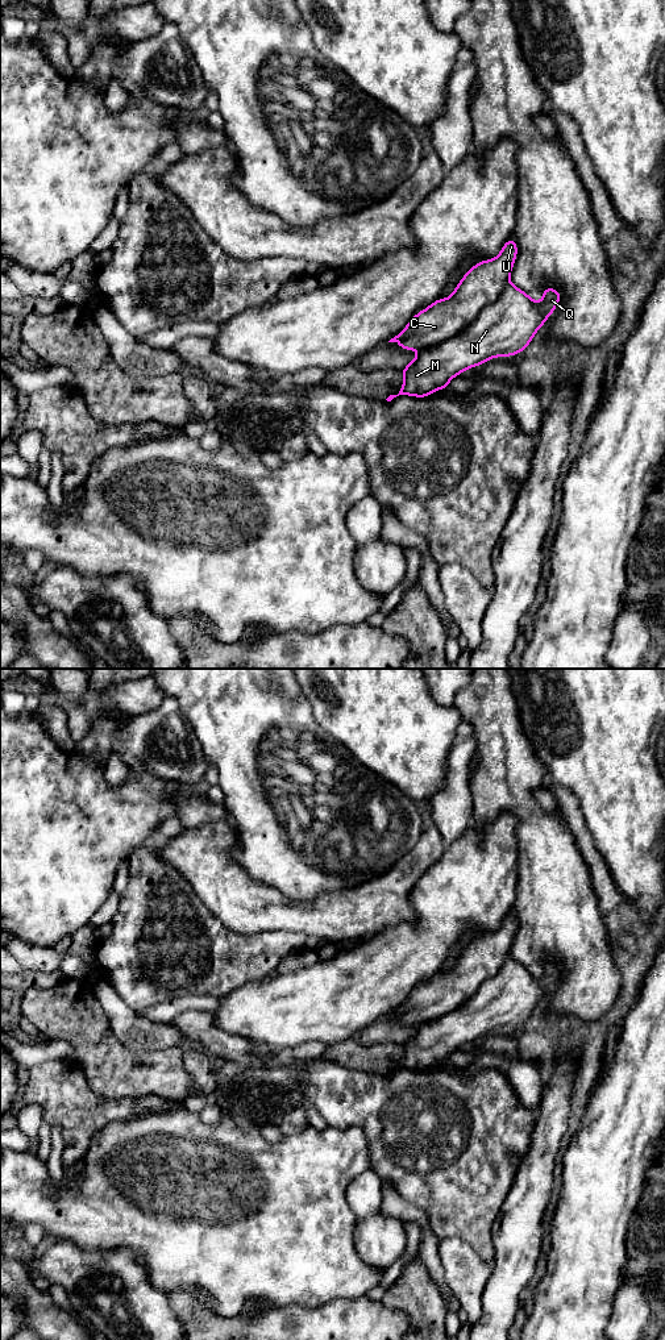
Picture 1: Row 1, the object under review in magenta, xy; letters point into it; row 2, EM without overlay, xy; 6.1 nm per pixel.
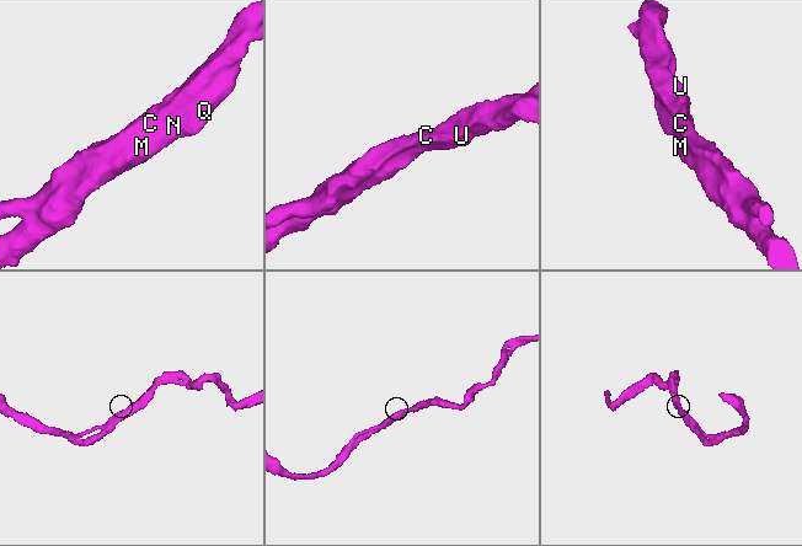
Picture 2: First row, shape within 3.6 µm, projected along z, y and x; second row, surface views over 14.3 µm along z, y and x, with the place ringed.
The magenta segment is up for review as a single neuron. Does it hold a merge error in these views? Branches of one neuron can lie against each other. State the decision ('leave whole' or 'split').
leave whole

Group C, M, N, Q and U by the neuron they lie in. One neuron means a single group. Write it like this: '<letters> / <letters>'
C M N Q U

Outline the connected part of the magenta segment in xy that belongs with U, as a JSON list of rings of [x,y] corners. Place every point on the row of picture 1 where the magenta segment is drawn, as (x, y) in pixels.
[[[510,237],[510,240],[502,246],[500,249],[500,253],[496,258],[492,258],[492,259],[486,259],[486,261],[482,261],[482,262],[478,262],[475,263],[464,276],[462,279],[460,280],[460,283],[457,284],[457,287],[454,288],[454,291],[452,292],[452,295],[448,297],[448,299],[437,299],[436,301],[433,301],[429,307],[427,307],[425,309],[420,311],[419,313],[416,313],[411,320],[410,322],[406,325],[406,328],[398,334],[395,336],[394,338],[391,338],[388,342],[398,342],[399,346],[403,349],[403,350],[412,350],[412,349],[419,349],[419,354],[416,355],[416,358],[410,362],[404,369],[402,369],[402,375],[403,375],[403,387],[400,388],[399,394],[398,395],[390,395],[386,400],[387,401],[391,401],[394,398],[399,396],[399,395],[407,395],[407,396],[415,396],[415,398],[428,398],[429,395],[432,395],[435,391],[437,390],[444,390],[444,388],[448,388],[449,386],[449,382],[452,378],[454,376],[458,376],[461,373],[464,373],[465,370],[467,369],[471,369],[471,367],[477,367],[479,365],[483,365],[486,361],[489,359],[492,359],[492,358],[496,358],[496,357],[512,357],[515,354],[519,354],[521,351],[524,351],[528,346],[528,344],[535,338],[535,334],[536,332],[546,322],[546,319],[553,313],[553,311],[557,308],[557,305],[560,304],[560,299],[561,299],[561,294],[557,288],[552,288],[552,287],[545,287],[541,294],[544,296],[544,299],[540,301],[540,303],[536,303],[531,299],[531,296],[521,291],[520,288],[518,288],[516,286],[511,284],[510,283],[510,274],[511,274],[511,270],[514,267],[514,263],[515,263],[515,259],[518,257],[518,244],[516,244],[516,240],[514,237]]]

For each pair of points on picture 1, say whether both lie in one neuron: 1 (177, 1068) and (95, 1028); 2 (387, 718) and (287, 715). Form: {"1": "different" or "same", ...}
{"1": "same", "2": "different"}

